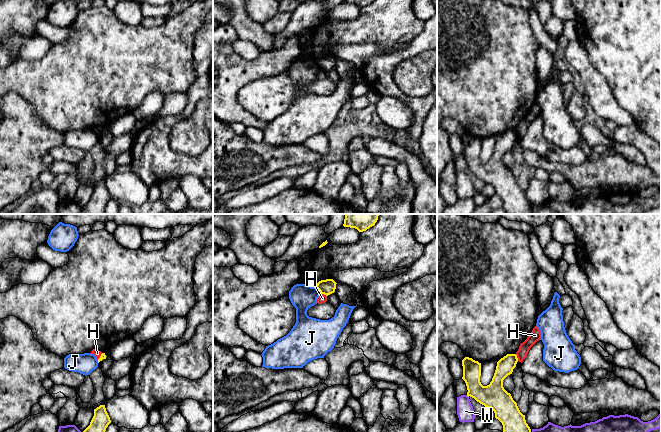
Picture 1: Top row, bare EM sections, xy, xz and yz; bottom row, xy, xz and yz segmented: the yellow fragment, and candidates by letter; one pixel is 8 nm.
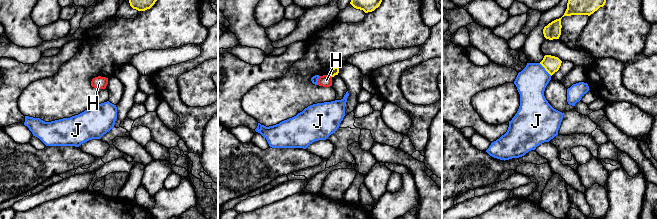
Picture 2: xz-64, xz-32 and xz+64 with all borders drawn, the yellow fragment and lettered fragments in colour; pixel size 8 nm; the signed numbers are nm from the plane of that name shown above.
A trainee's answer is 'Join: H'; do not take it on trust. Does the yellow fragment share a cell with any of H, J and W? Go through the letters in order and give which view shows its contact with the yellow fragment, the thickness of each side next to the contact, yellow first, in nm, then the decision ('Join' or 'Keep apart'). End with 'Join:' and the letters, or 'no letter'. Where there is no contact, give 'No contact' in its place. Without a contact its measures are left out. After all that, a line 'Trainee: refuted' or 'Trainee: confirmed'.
H: Touches yellow in yz. Thickness 140 nm (yellow) against 90 nm. Keep apart
J: Touches yellow in xz. Thickness 120 nm (yellow) against 200 nm. Keep apart
W: Touches yellow in xy. Thickness 190 nm (yellow) against 180 nm. Keep apart
Join: no letter
Trainee: refuted

